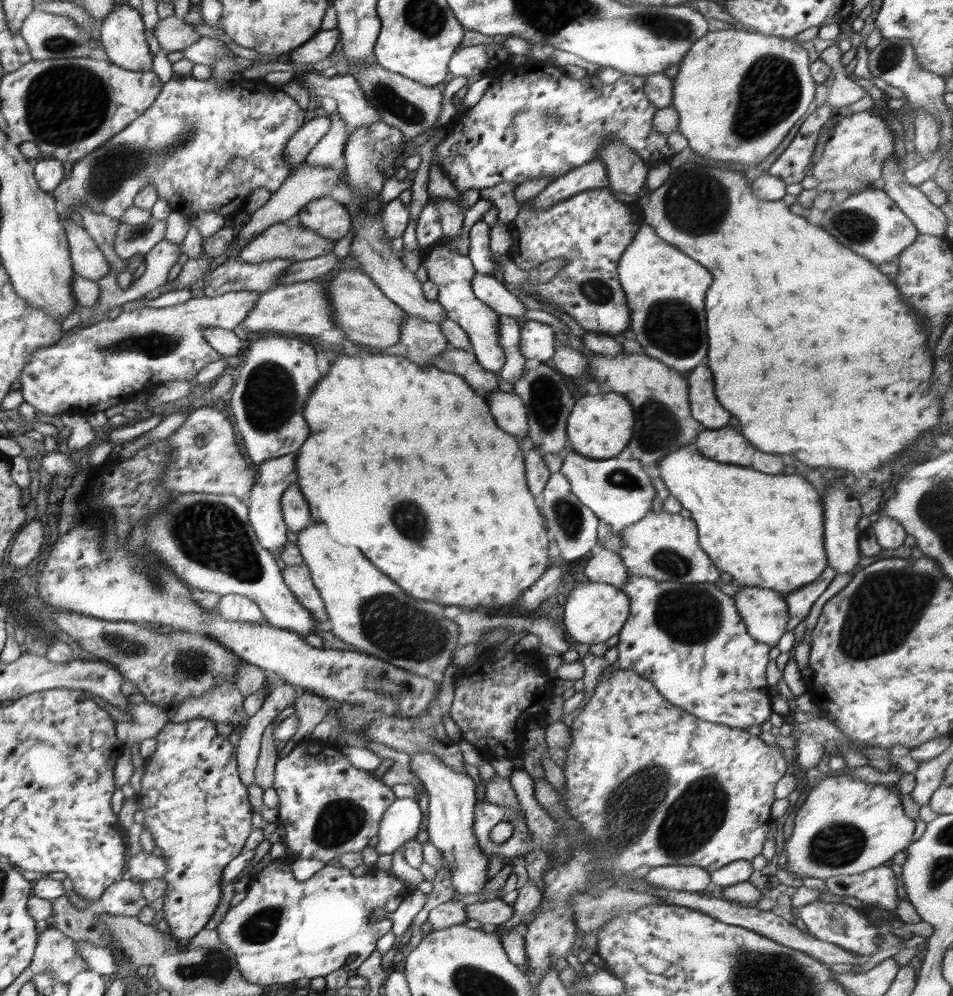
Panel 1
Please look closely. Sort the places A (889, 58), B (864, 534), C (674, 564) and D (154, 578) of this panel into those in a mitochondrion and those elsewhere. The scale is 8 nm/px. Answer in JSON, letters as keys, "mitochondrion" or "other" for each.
{"A":"mitochondrion","B":"other","C":"mitochondrion","D":"mitochondrion"}

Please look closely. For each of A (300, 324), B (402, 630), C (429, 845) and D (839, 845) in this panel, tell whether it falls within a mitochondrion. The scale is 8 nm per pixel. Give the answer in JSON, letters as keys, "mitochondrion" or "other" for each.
{"A":"other","B":"mitochondrion","C":"other","D":"mitochondrion"}

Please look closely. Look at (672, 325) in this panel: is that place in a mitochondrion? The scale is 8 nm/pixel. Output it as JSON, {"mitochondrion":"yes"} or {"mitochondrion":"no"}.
{"mitochondrion":"yes"}

